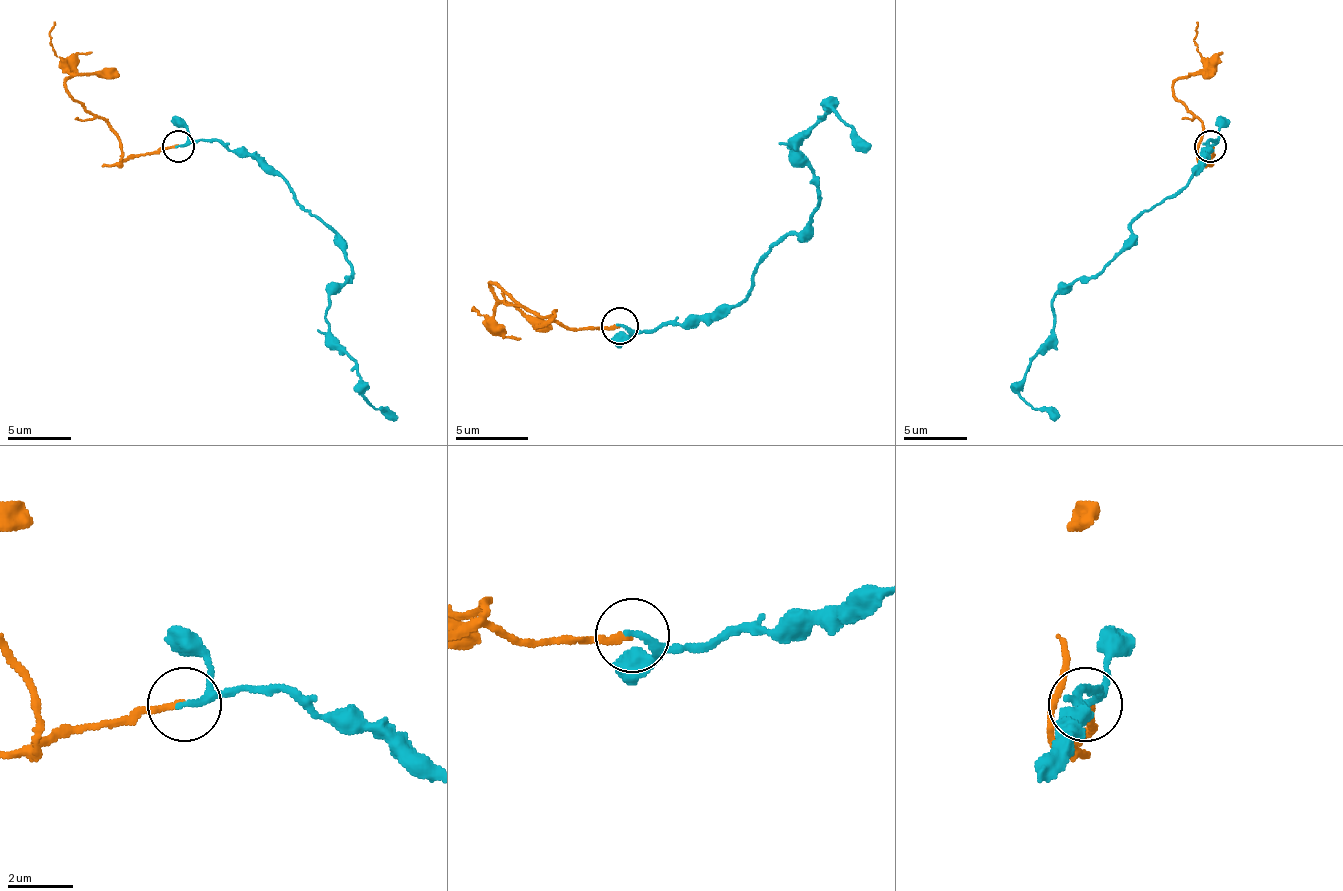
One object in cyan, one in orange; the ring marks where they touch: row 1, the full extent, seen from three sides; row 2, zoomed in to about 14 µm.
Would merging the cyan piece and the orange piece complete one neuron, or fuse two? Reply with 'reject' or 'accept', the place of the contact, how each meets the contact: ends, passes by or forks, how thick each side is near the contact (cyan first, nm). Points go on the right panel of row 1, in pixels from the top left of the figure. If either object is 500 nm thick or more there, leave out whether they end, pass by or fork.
accept; place (1210, 146); cyan passes by; orange ends; calibres 160 and 190 nm

